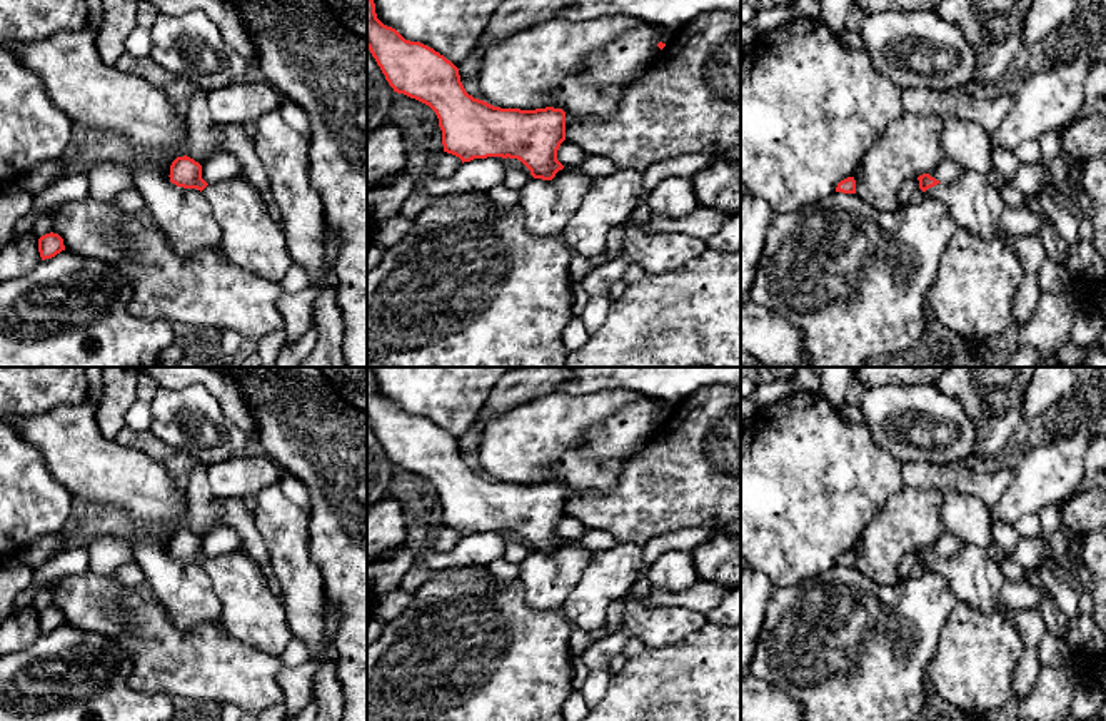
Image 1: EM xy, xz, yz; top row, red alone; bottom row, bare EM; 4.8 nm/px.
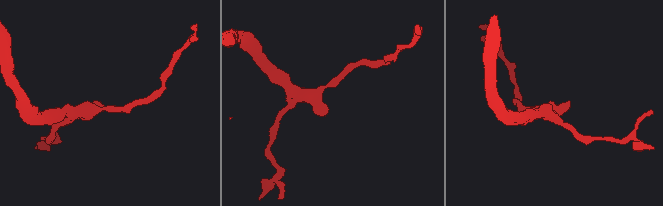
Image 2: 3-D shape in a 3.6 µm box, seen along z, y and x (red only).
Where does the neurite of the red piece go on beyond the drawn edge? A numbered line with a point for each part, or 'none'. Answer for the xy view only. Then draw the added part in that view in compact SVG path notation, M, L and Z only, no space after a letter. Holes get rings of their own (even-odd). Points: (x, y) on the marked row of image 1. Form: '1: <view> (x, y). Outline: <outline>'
1: xy (251, 239). Outline: M244 175L209 184L202 192L217 220L224 255L245 270L280 282L294 259L260 192Z

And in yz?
1: yz (973, 204). Outline: M964 172L951 184L938 184L926 190L941 202L958 230L991 240L996 237L1004 210L1001 195L976 172Z

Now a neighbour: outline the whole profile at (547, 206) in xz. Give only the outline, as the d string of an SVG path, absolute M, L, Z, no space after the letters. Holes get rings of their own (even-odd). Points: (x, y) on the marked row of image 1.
M581 165L564 167L552 180L530 179L519 189L525 229L534 237L561 237L577 214L579 204L594 179Z

